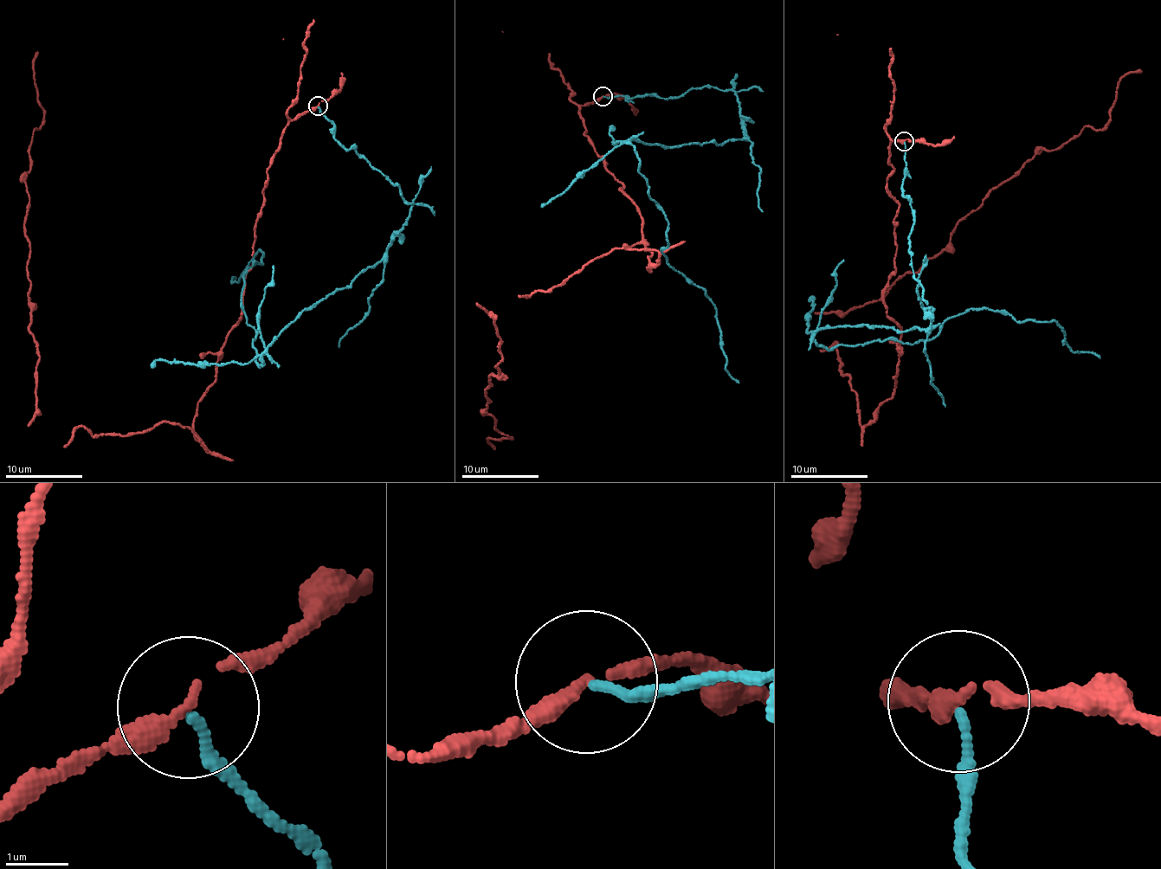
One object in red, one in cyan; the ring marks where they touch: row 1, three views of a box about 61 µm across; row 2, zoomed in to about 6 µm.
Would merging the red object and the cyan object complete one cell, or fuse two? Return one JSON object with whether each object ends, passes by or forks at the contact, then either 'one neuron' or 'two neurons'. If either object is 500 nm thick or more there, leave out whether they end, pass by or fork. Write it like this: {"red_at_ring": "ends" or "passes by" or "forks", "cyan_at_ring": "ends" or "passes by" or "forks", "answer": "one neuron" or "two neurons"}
{"red_at_ring": "passes by", "cyan_at_ring": "ends", "answer": "two neurons"}

